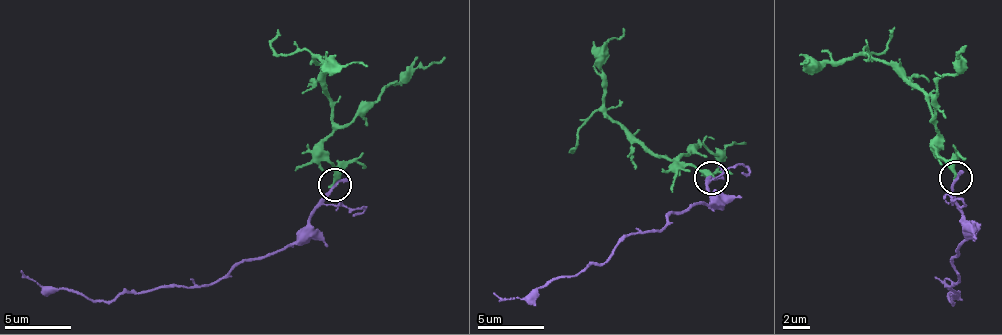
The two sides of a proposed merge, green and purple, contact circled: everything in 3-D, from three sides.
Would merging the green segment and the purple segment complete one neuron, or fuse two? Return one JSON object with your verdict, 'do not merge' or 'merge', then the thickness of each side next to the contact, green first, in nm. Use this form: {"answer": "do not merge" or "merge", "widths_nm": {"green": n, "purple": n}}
{"answer": "do not merge", "widths_nm": {"green": 360, "purple": 180}}

